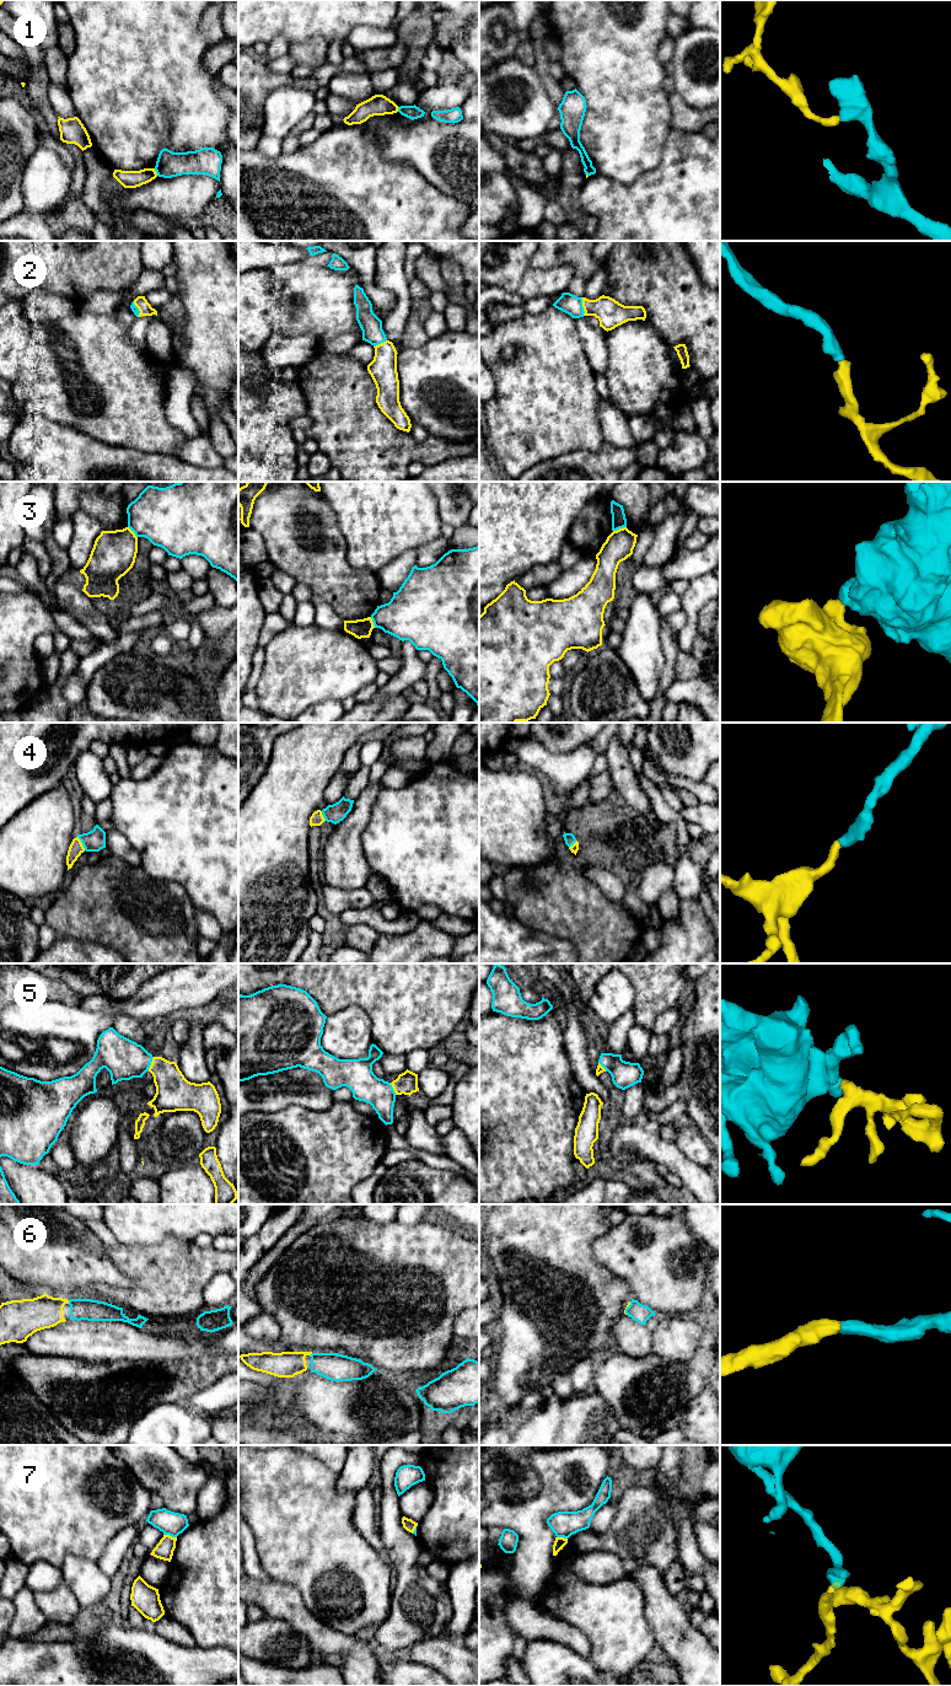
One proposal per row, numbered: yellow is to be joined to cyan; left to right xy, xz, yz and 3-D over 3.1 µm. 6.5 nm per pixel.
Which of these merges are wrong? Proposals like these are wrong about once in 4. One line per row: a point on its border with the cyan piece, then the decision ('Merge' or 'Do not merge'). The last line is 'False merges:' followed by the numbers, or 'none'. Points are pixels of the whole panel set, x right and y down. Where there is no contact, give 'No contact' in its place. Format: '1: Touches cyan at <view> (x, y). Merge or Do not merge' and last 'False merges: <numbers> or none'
1: Touches cyan at xy (156, 172). Do not merge
2: Touches cyan at yz (581, 306). Merge
3: Touches cyan at yz (619, 527). Do not merge
4: Touches cyan at xy (81, 842). Merge
5: Touches cyan at xy (150, 1064). Merge
6: Touches cyan at xy (69, 1301). Merge
7: Touches cyan at xy (170, 1535). Do not merge
False merges: 1, 3, 7

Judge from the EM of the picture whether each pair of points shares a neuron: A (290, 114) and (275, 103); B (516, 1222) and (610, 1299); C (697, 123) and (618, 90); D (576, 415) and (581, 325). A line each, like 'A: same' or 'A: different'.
A: same
B: same
C: different
D: different

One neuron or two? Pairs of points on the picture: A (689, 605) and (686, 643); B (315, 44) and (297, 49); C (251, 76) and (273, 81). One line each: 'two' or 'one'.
A: one
B: one
C: one

